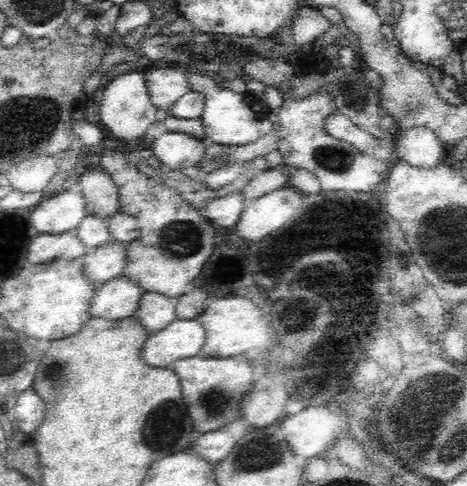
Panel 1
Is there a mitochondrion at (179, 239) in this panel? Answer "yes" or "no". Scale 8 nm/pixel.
yes

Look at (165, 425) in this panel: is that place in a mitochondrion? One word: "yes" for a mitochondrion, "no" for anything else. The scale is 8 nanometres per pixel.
yes

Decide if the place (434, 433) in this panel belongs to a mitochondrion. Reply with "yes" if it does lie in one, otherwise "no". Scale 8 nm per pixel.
yes

